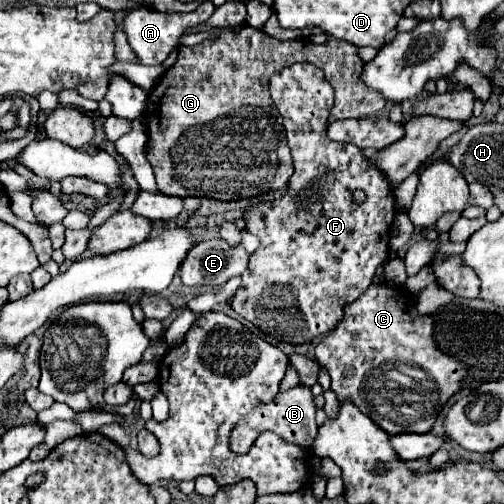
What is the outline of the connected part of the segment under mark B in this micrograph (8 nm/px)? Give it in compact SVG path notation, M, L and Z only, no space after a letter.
M297 386L293 390L287 390L283 394L277 394L273 398L273 402L265 404L263 408L257 408L253 410L245 420L241 420L237 424L237 428L233 430L231 434L231 448L237 452L247 452L249 446L253 444L255 436L263 430L271 430L275 434L279 434L283 440L287 442L293 442L293 444L299 444L303 448L307 448L309 452L313 450L313 442L315 442L315 436L317 436L317 420L315 420L315 414L317 414L317 406L313 402L313 394L309 388L303 388L303 386Z

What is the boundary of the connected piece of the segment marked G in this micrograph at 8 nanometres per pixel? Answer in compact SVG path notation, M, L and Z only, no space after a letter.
M249 24L239 26L239 28L219 28L219 30L221 32L219 32L217 38L205 40L205 42L193 46L193 48L189 48L189 46L181 46L179 48L179 58L177 58L175 66L169 68L165 72L165 76L159 80L159 84L151 90L147 110L141 116L141 120L145 122L145 126L149 130L149 140L147 140L143 152L145 152L145 158L149 160L149 164L153 166L159 190L163 194L167 194L167 196L181 196L181 198L185 198L185 196L203 196L203 198L215 198L215 200L237 200L237 198L253 198L253 196L269 192L269 190L281 190L281 188L287 186L287 182L289 182L289 178L293 174L293 160L291 160L291 152L289 152L289 146L287 146L287 138L285 138L283 118L281 118L279 110L275 108L275 102L269 96L269 78L271 78L273 72L283 70L283 68L287 68L287 66L291 66L295 62L311 62L311 64L315 64L317 68L323 70L325 78L333 86L333 90L335 90L335 104L333 104L329 122L341 120L341 118L365 118L365 116L373 116L373 114L377 114L385 106L385 100L377 92L369 90L359 80L359 74L363 70L363 60L359 56L359 48L355 48L355 44L347 44L345 40L339 40L339 38L333 38L333 36L329 36L329 40L325 44L313 44L313 42L307 42L307 40L287 40L287 42L281 42L277 38L271 38L271 36L263 34L263 30L259 30L259 28L251 28Z

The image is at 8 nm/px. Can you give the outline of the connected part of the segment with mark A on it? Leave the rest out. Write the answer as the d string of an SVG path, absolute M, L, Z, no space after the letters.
M205 2L201 4L195 12L189 12L189 14L169 14L169 12L159 12L159 10L153 10L149 6L141 6L141 8L135 8L135 12L129 12L125 18L123 18L123 32L127 34L127 40L129 40L129 46L131 50L135 52L137 56L137 64L147 64L147 66L157 66L161 64L175 48L181 46L181 38L187 30L195 30L197 26L205 24L211 14L215 12L215 6L213 2Z

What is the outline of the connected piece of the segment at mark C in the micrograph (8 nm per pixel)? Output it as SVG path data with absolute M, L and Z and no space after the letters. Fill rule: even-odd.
M371 284L363 296L343 308L343 320L339 320L339 326L317 344L315 358L329 370L331 388L337 398L351 398L353 404L377 426L387 430L389 436L403 432L429 432L439 410L449 396L459 390L459 382L467 372L463 364L437 350L433 340L433 318L417 314L411 296L403 296L401 290L387 284ZM387 362L417 364L435 380L435 388L409 386L409 382L381 384L385 382L381 376L379 384L365 384L367 376Z

